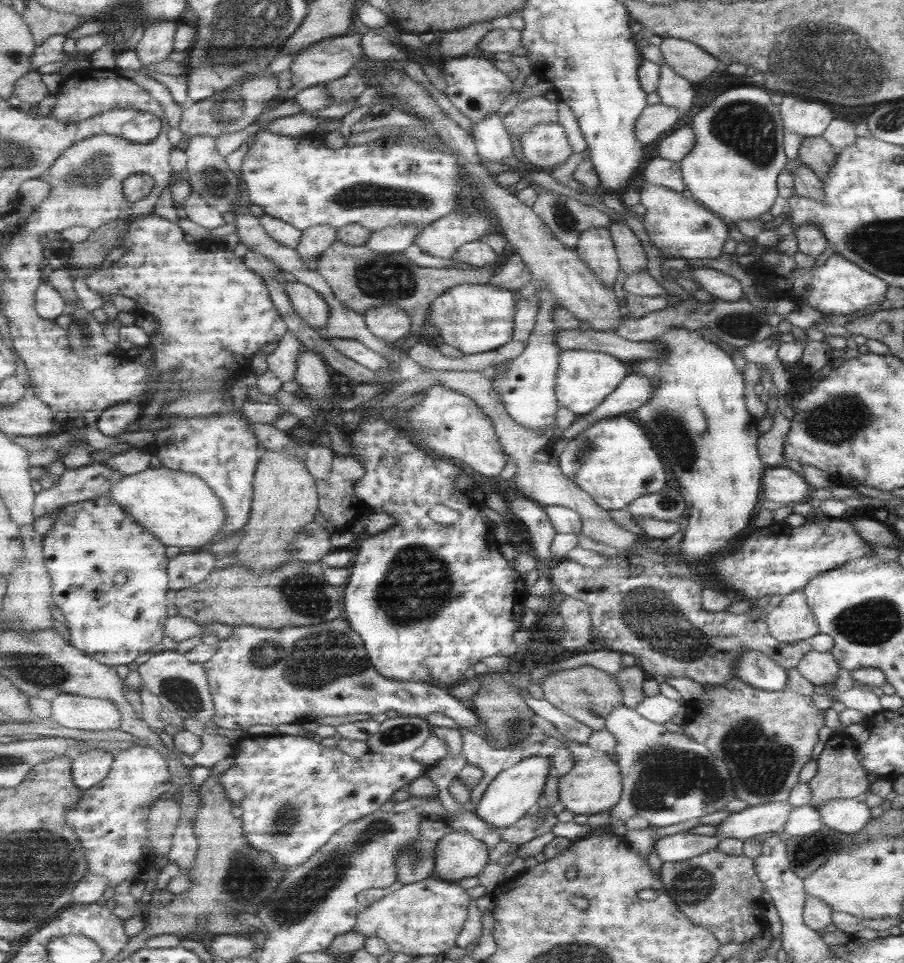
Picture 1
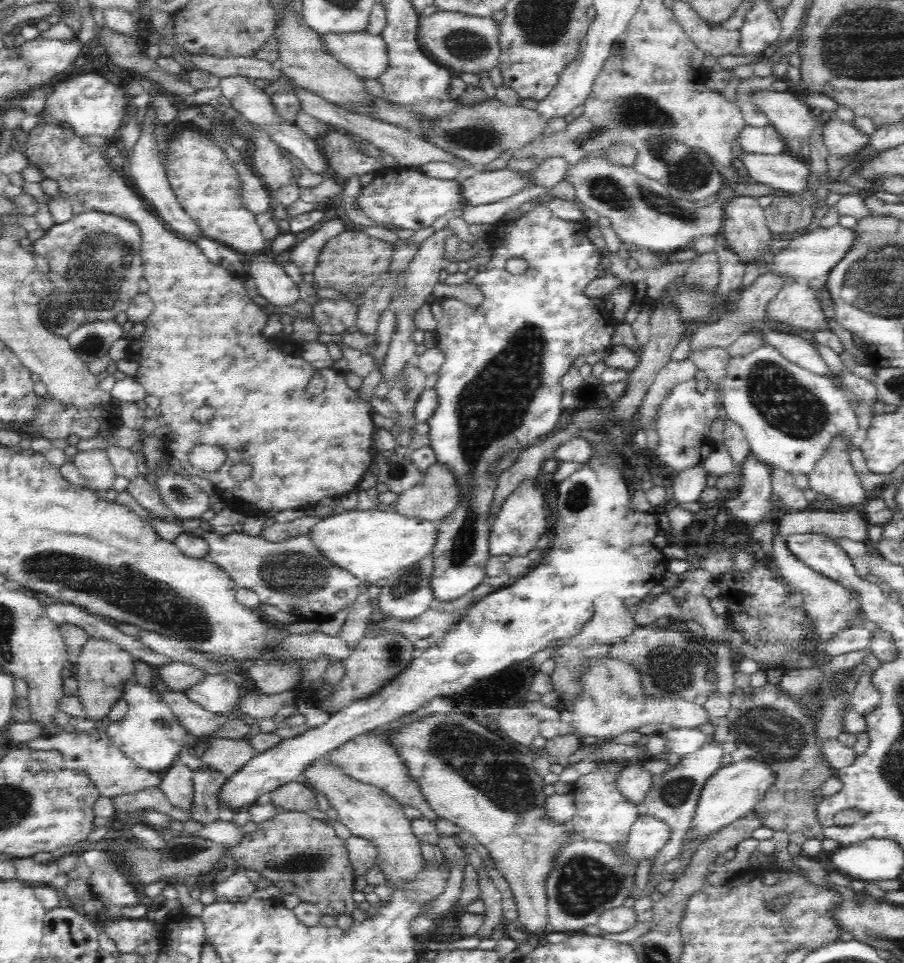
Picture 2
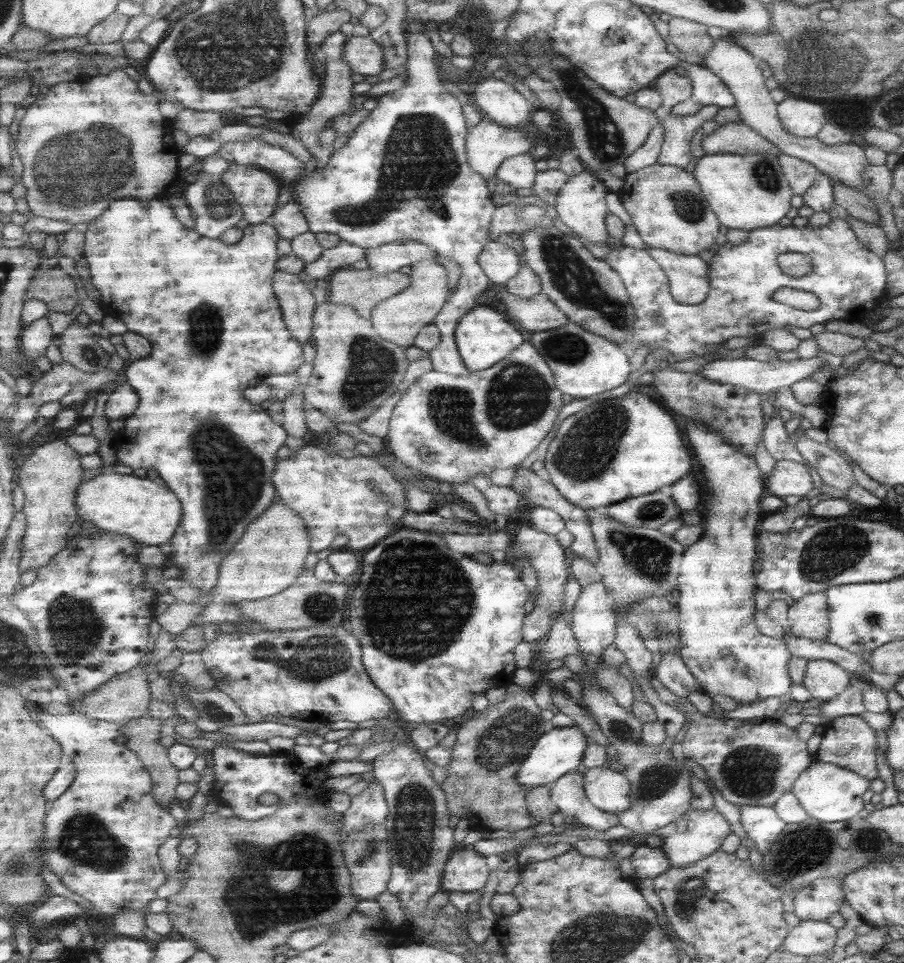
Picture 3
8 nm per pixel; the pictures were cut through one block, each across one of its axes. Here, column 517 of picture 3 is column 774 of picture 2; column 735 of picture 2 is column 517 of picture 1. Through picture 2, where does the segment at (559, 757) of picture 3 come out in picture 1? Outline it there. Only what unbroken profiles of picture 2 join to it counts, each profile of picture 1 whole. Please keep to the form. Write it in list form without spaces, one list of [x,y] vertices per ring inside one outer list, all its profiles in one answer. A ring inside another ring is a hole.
[[[535,754],[513,761],[506,769],[501,769],[485,787],[479,799],[478,807],[475,809],[479,820],[483,820],[485,824],[489,824],[495,830],[502,830],[526,817],[526,814],[542,796],[543,785],[551,766],[549,757]]]

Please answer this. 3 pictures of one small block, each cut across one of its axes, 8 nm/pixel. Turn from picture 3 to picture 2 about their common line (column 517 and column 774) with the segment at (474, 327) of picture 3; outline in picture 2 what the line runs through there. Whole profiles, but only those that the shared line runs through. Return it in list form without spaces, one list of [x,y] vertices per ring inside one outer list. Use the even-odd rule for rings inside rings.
[[[768,332],[768,342],[774,344],[776,348],[786,357],[786,360],[802,366],[803,369],[810,370],[812,373],[831,376],[830,370],[822,362],[822,358],[816,354],[816,350],[802,338],[782,334],[782,332]]]

